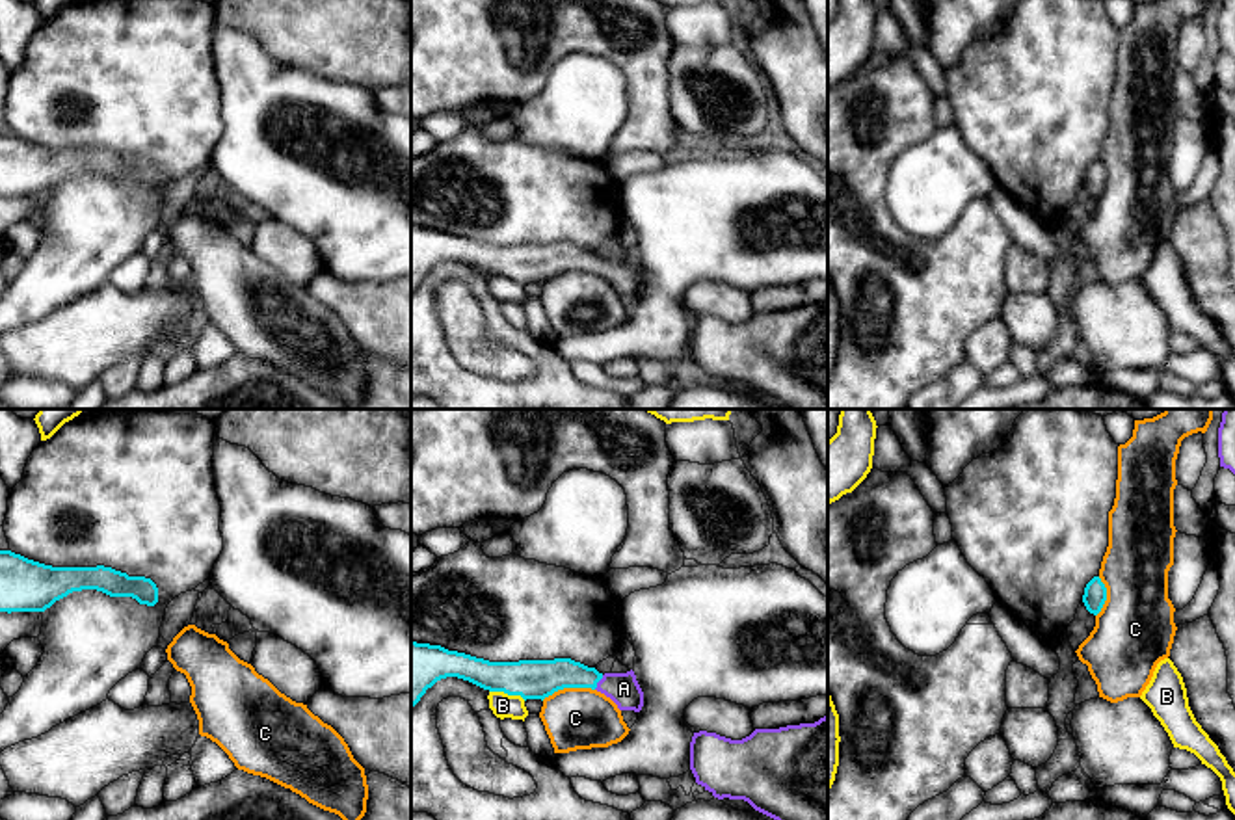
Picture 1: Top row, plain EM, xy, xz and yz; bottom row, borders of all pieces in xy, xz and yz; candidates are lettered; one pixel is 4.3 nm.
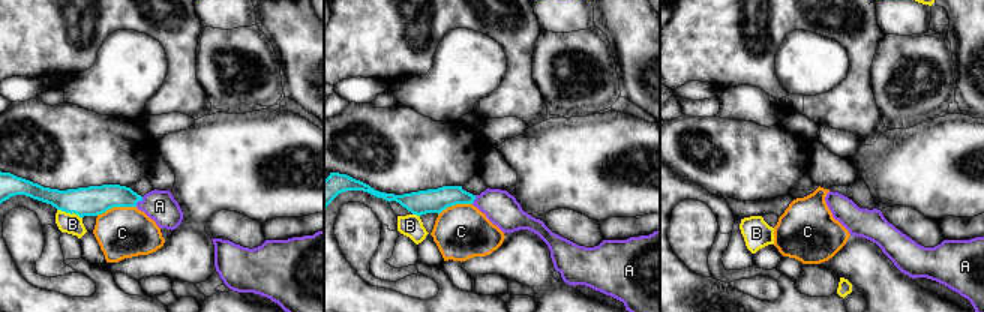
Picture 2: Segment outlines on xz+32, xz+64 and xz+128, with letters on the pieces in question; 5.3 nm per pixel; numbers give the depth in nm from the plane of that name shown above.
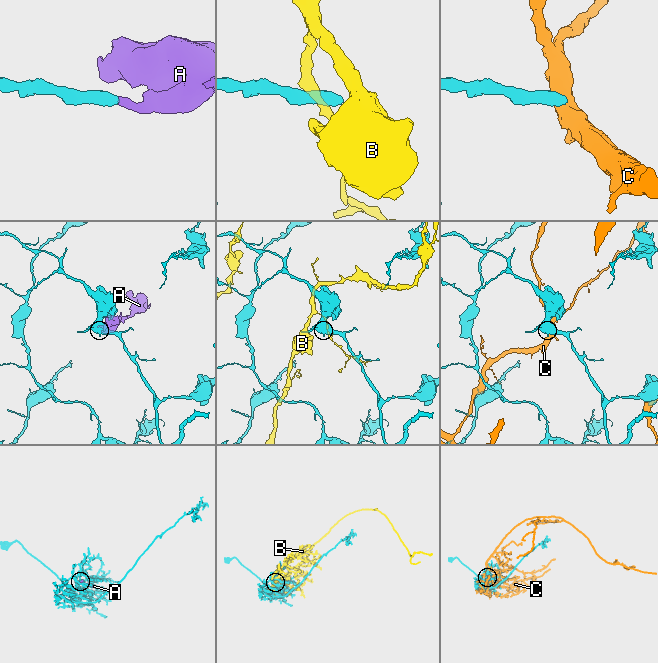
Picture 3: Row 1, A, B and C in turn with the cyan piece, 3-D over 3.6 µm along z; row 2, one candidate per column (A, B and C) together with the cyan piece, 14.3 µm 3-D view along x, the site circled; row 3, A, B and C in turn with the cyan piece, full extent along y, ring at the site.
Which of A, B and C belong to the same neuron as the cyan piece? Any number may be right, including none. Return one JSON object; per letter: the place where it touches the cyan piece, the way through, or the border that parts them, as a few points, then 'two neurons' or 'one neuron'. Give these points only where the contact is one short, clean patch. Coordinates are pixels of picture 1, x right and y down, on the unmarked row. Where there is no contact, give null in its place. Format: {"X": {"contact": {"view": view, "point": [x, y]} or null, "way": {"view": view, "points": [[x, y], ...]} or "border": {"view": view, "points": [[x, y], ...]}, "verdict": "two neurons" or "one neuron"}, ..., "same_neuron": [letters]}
{"A": {"contact": {"view": "xz", "point": [597, 264]}, "way": {"view": "xz", "points": [[540, 263], [597, 264], [624, 272]]}, "verdict": "one neuron"}, "B": {"contact": {"view": "xz", "point": [508, 277]}, "border": {"view": "xz", "points": [[490, 274], [517, 277], [525, 283]]}, "verdict": "two neurons"}, "C": {"contact": {"view": "xz", "point": [568, 270]}, "border": {"view": "xz", "points": [[594, 272], [558, 272], [542, 283]]}, "verdict": "two neurons"}, "same_neuron": ["A"]}

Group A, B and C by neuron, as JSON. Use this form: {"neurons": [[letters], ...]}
{"neurons": [["A"], ["B"], ["C"]]}

